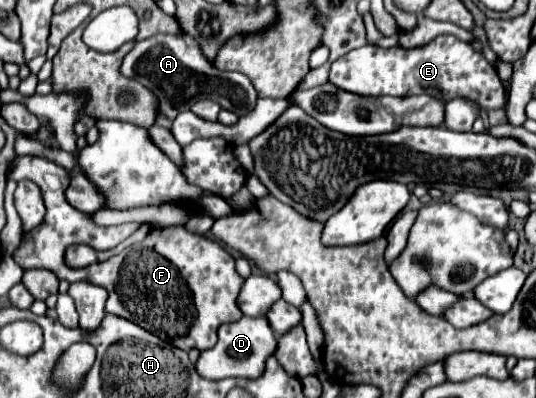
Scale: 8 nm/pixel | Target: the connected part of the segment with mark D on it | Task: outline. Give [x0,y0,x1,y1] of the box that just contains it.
[197,316,277,380]

